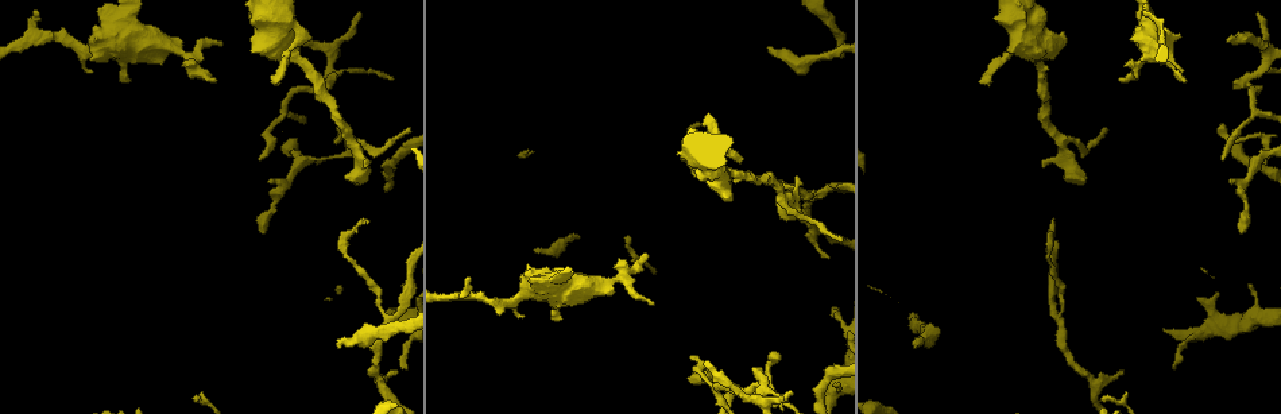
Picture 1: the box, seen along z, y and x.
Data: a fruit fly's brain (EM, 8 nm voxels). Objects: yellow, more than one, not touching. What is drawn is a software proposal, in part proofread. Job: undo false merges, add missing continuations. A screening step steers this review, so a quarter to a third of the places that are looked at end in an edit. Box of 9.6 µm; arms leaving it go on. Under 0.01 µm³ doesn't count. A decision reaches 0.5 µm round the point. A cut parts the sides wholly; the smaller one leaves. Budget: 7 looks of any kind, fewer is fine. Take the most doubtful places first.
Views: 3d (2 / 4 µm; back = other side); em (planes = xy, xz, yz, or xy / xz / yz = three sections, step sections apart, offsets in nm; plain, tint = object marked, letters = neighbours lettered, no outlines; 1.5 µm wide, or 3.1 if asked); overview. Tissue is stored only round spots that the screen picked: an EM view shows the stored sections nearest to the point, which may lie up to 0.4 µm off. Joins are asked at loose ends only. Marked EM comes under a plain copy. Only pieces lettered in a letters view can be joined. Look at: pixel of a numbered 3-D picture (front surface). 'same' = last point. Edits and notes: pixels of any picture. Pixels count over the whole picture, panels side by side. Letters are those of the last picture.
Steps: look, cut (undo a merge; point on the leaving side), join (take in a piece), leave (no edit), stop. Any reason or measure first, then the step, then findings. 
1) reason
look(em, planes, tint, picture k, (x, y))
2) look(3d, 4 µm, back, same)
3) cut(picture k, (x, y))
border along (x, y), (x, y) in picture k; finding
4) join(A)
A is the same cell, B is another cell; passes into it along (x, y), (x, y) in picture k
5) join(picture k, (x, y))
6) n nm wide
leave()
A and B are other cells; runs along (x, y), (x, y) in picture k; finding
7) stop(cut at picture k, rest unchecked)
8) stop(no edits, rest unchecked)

sharp bend
look(em, xy, step 4, tint, picture 1, (763, 378))

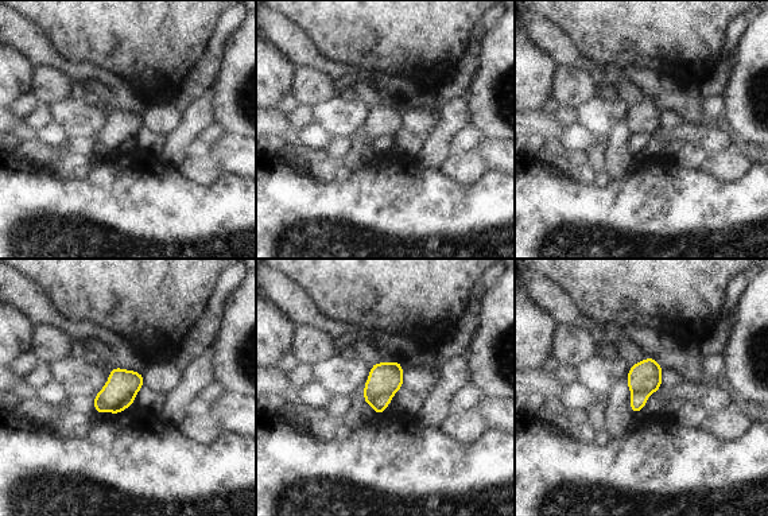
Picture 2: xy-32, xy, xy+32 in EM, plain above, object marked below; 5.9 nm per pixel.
look(em, planes, letters, same)

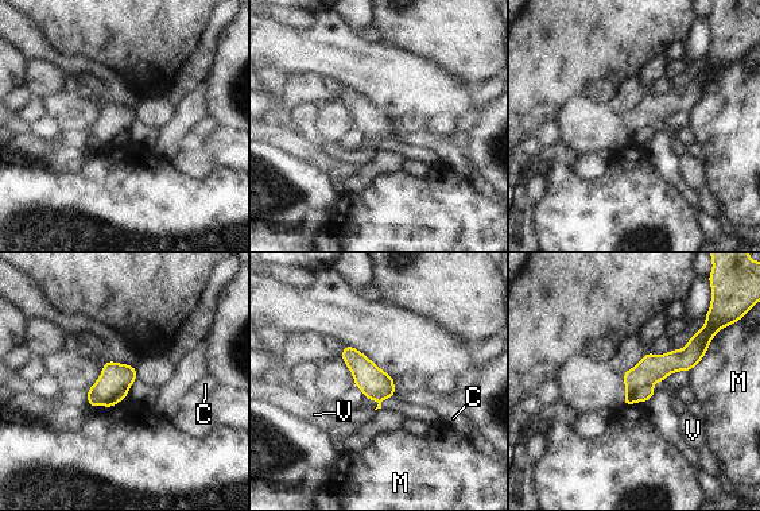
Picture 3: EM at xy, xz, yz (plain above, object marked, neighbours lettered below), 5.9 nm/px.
170 nm wide
cut(picture 3, (648, 393))
C, M and V are other cells; border along (651, 386), (640, 394), (639, 399) in picture 3; two cells meet here

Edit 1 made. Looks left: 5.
an open end
look(3d, 4 µm, picture 1, (914, 341))

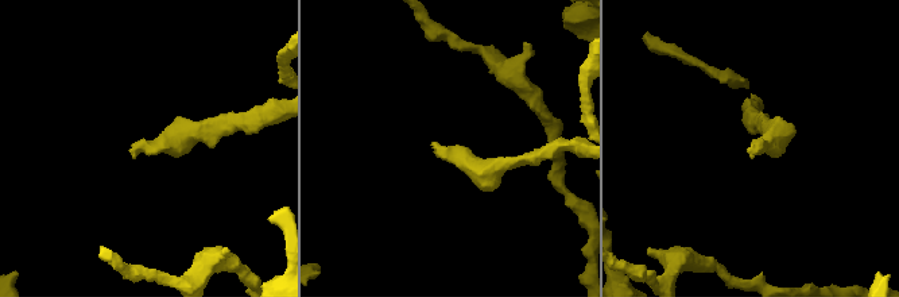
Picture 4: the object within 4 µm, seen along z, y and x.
look(em, planes, letters, picture 4, (434, 144))

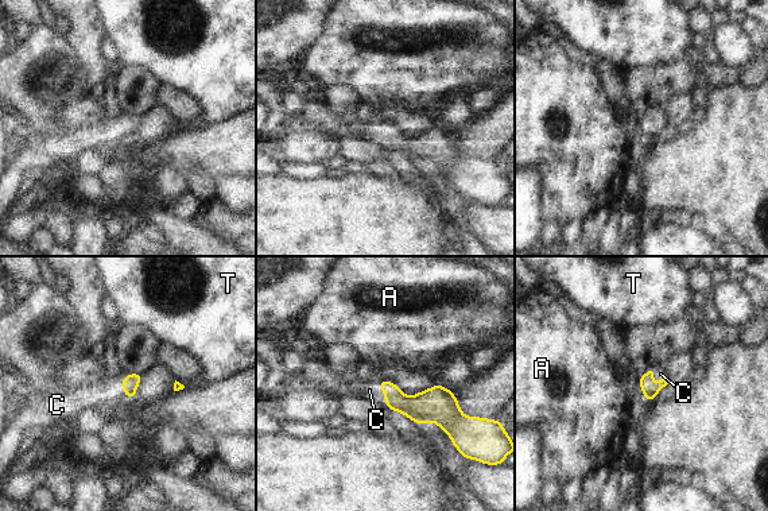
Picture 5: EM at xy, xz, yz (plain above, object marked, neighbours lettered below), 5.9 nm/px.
join(C)
C is the same cell, A and T are other cells; the cell continues

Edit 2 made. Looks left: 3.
stop(cut at picture 3, join at picture 5, rest unchecked)

